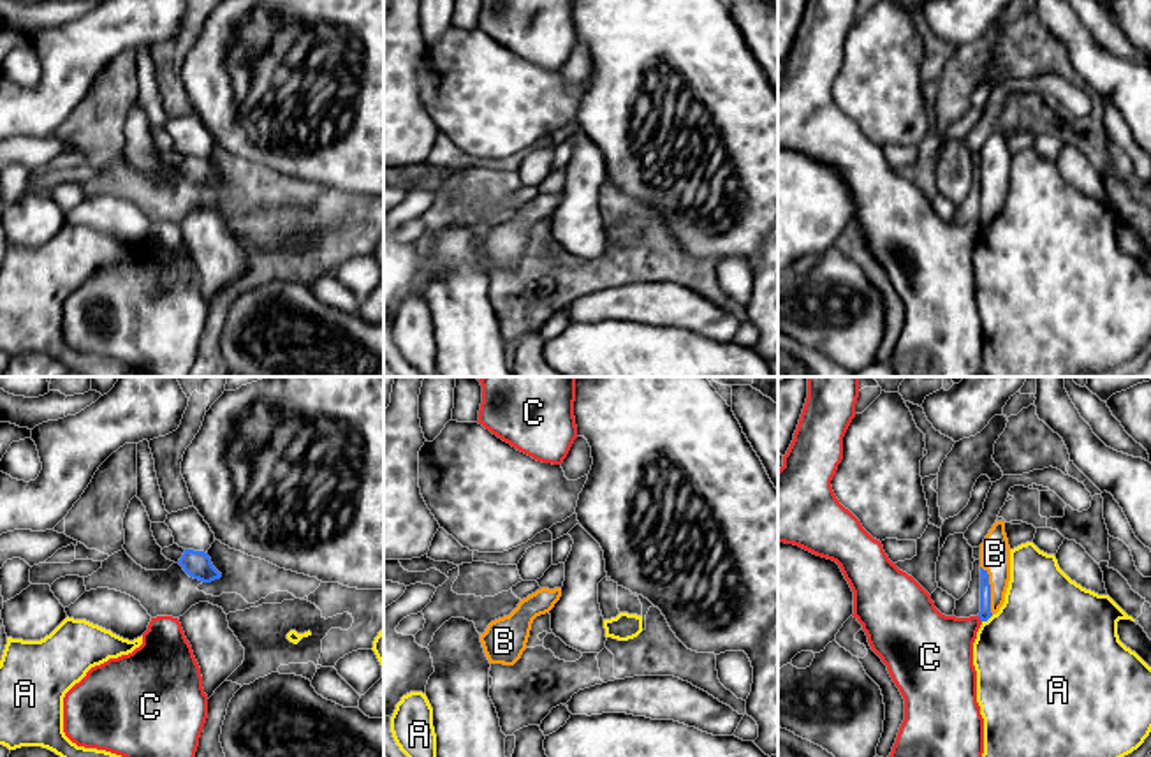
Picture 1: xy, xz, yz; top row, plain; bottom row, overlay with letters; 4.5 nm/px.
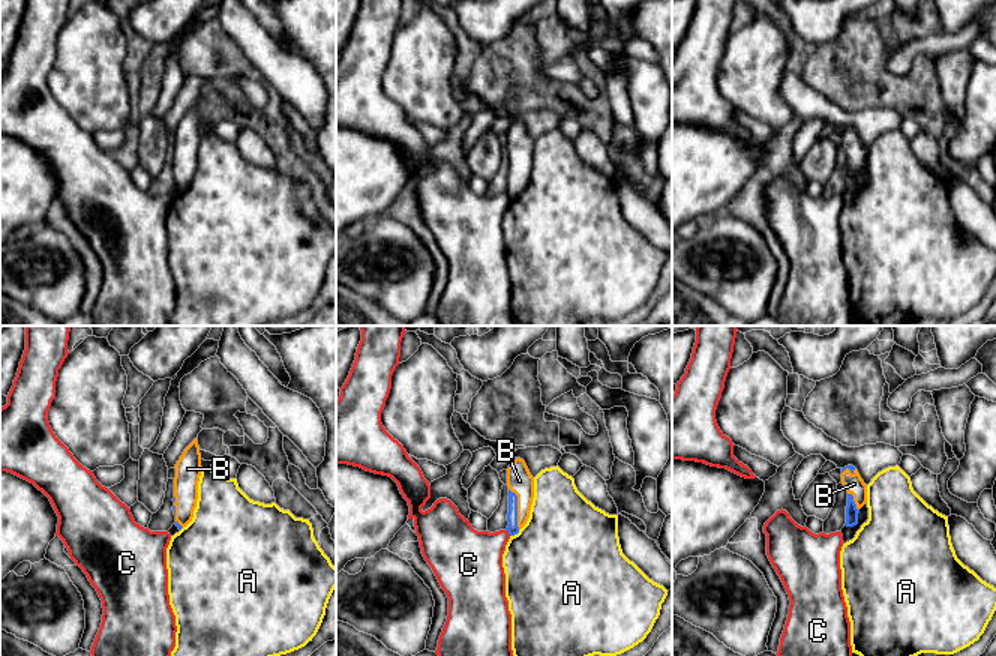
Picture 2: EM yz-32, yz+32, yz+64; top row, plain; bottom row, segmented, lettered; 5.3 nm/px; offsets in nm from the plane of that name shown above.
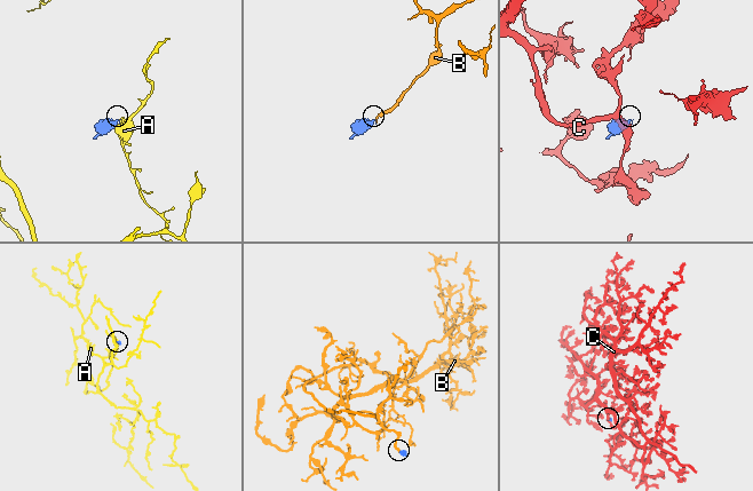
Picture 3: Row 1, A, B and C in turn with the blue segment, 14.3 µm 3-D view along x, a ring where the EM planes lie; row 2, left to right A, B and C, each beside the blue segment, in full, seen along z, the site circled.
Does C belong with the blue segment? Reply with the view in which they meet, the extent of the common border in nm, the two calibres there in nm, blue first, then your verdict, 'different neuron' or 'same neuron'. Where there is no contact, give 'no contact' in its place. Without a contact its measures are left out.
contact in yz; length 40 nm; calibres 60 and 340 nm; different neuron

